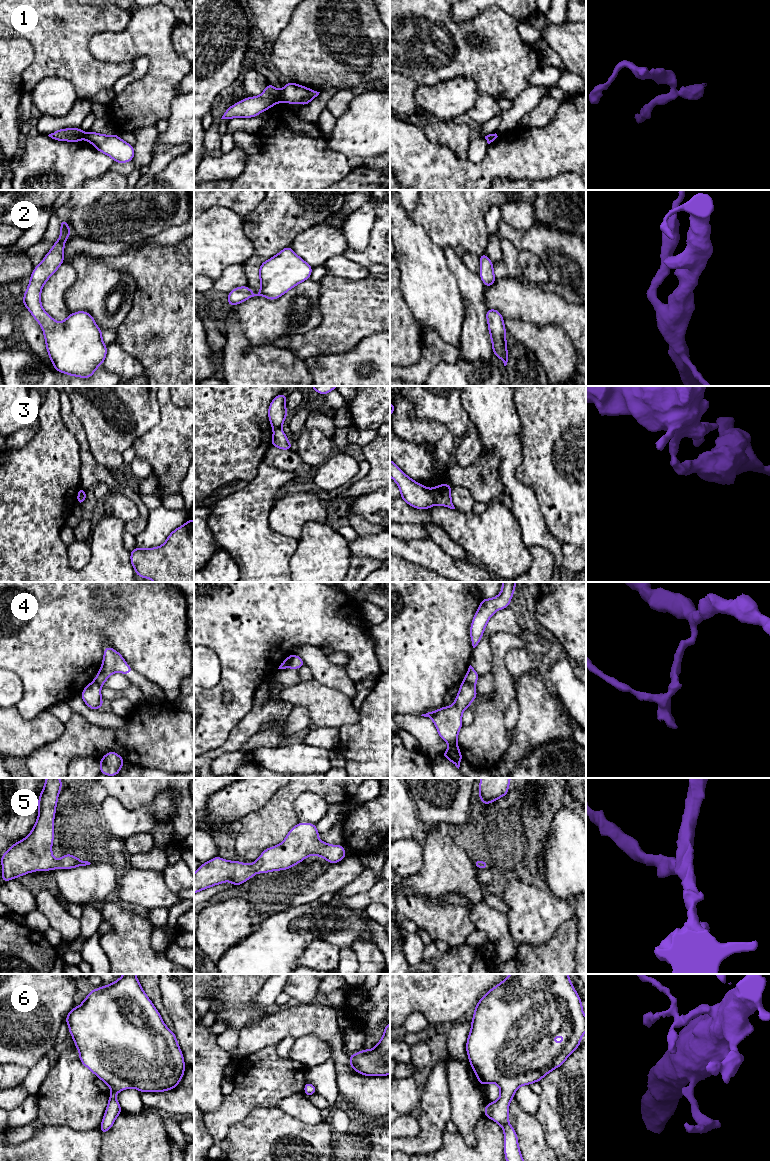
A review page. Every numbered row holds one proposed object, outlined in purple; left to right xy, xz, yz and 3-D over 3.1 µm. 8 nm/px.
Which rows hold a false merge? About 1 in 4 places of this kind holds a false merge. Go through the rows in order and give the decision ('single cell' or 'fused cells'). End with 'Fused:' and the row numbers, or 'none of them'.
1: fused cells
2: single cell
3: fused cells
4: fused cells
5: single cell
6: single cell
Fused: 1, 3, 4

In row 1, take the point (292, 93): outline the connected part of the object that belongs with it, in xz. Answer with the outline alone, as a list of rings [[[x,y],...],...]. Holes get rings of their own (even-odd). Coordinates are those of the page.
[[[287,82],[281,91],[281,101],[290,104],[301,103],[302,106],[305,106],[315,99],[319,93],[305,86]]]

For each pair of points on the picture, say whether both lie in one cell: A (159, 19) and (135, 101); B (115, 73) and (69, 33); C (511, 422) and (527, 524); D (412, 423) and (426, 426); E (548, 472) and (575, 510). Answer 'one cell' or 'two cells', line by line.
A: one cell
B: one cell
C: one cell
D: one cell
E: one cell

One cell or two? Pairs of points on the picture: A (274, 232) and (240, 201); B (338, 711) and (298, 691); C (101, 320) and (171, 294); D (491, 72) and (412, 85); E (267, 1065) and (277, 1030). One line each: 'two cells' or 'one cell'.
A: two cells
B: one cell
C: two cells
D: two cells
E: two cells

